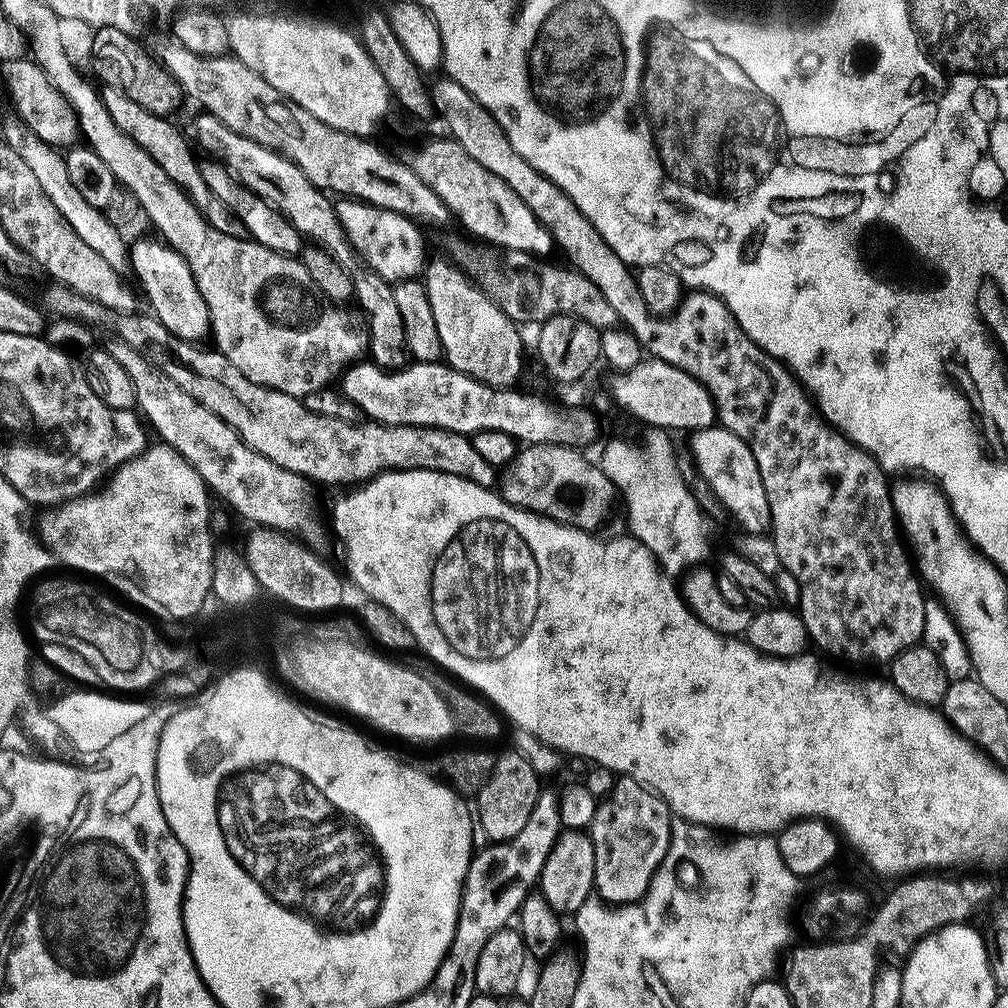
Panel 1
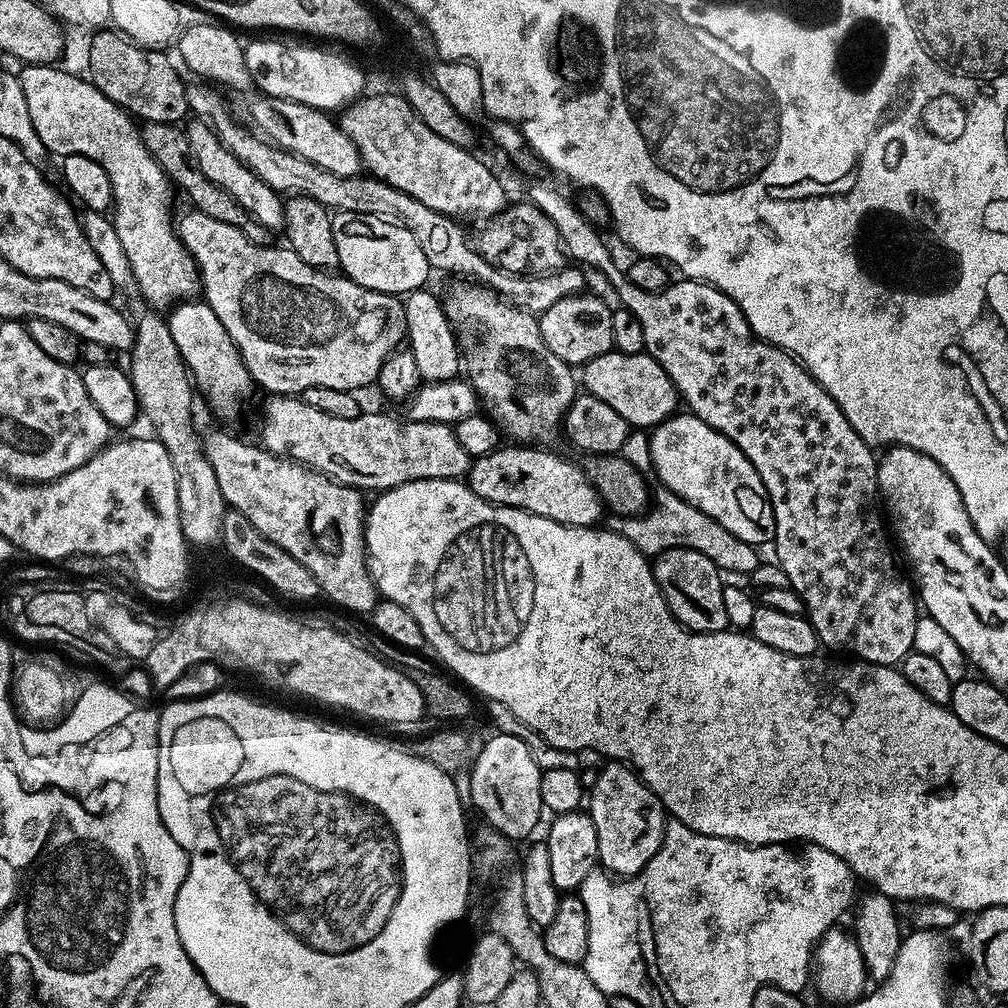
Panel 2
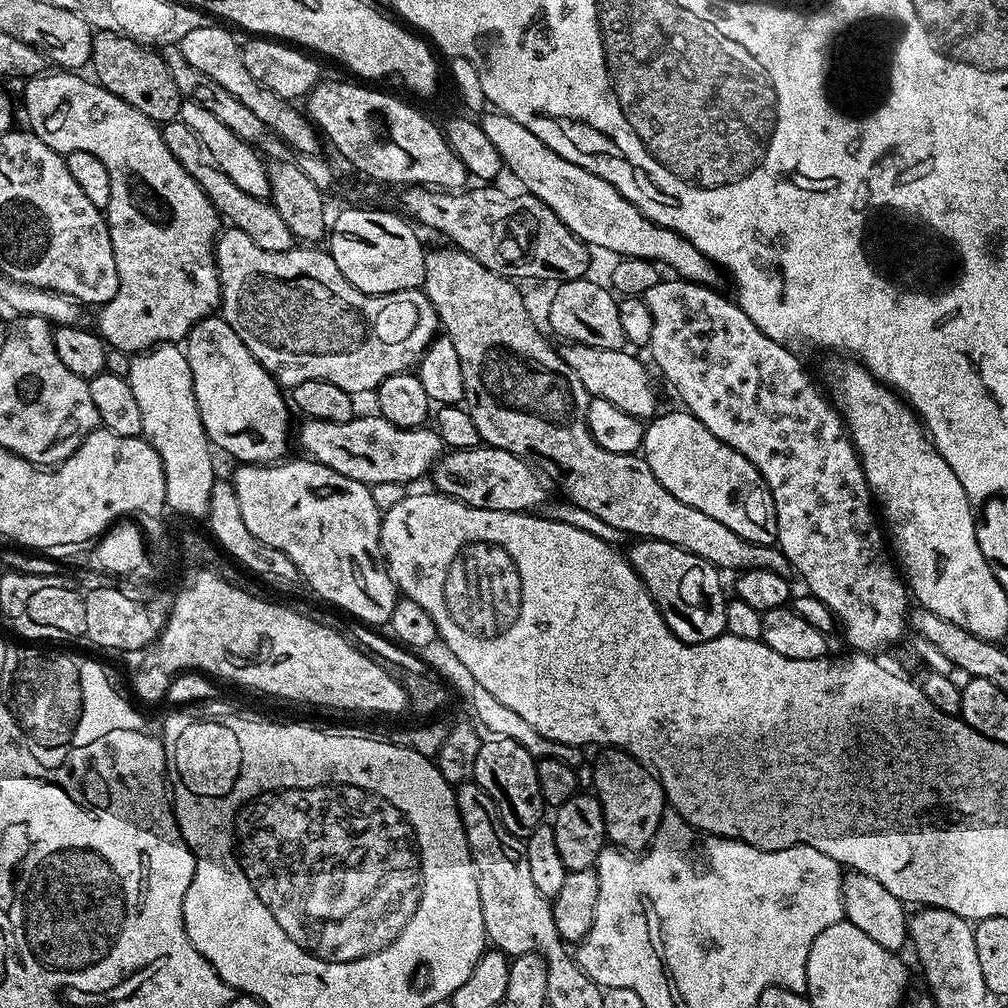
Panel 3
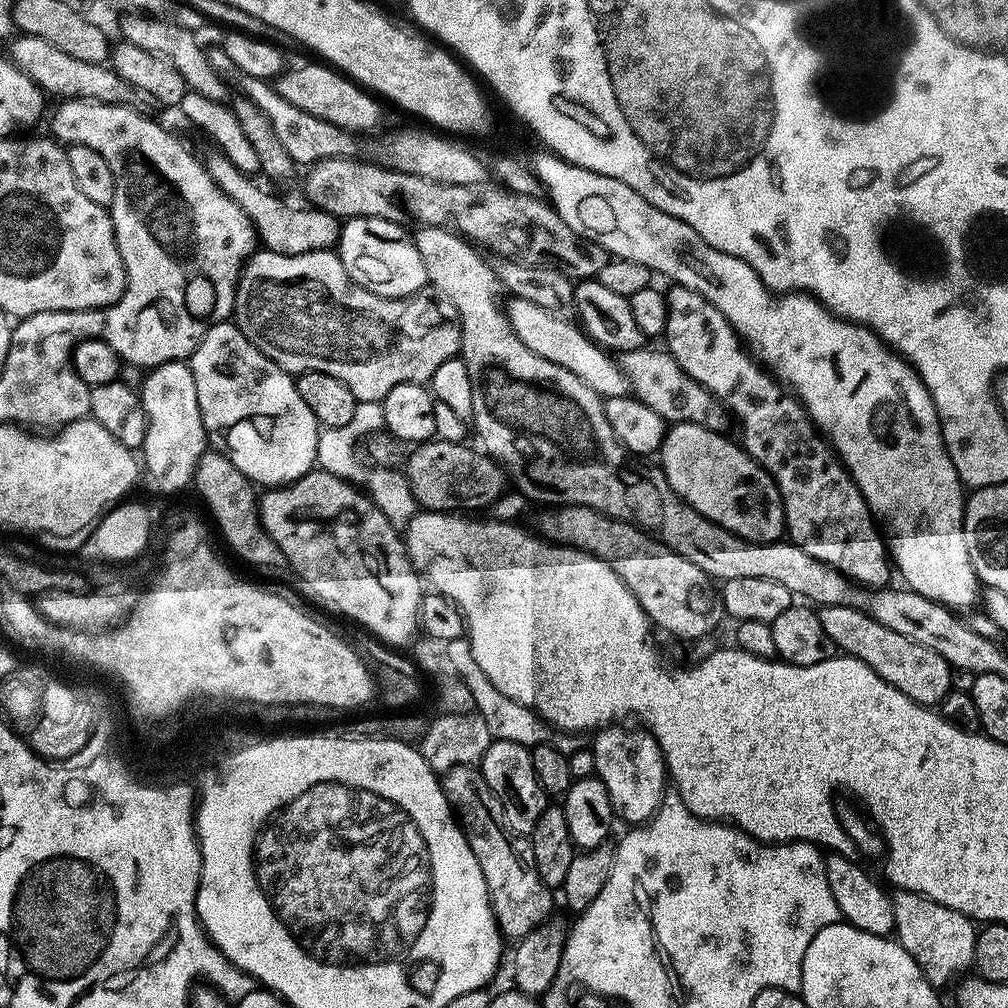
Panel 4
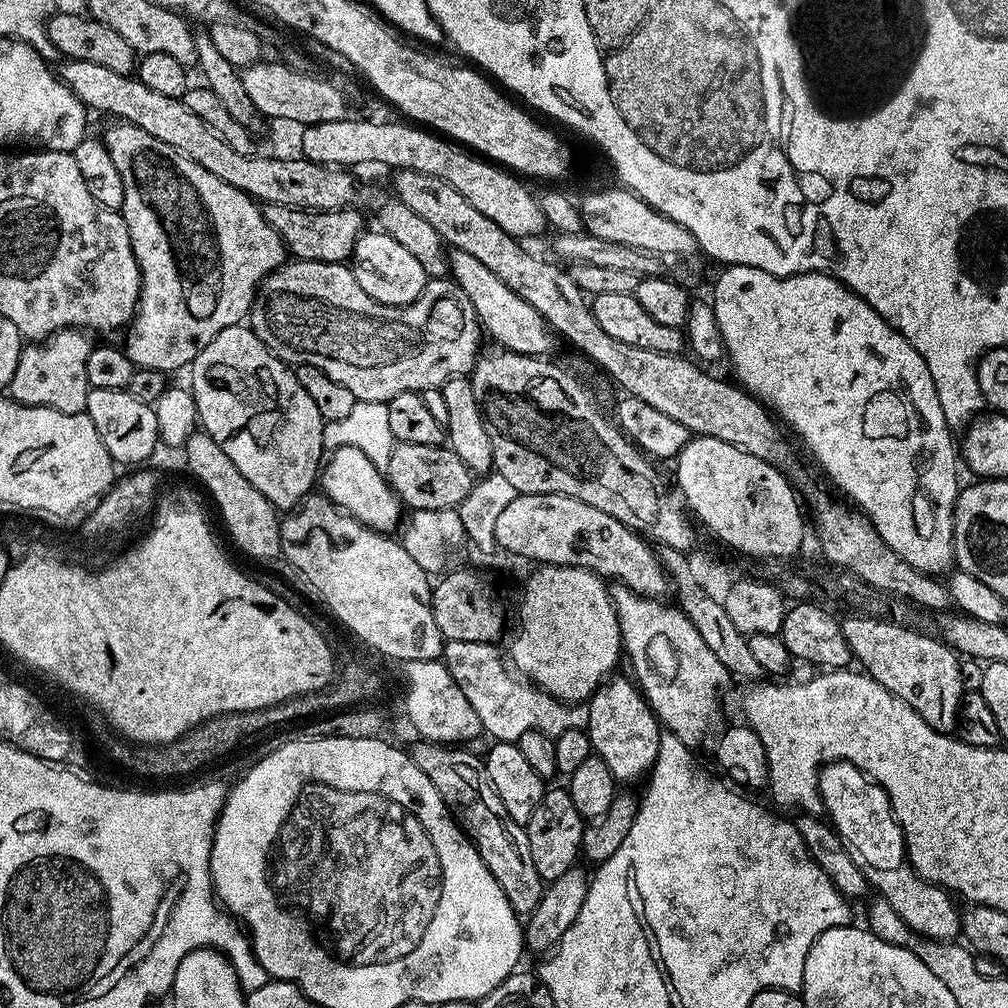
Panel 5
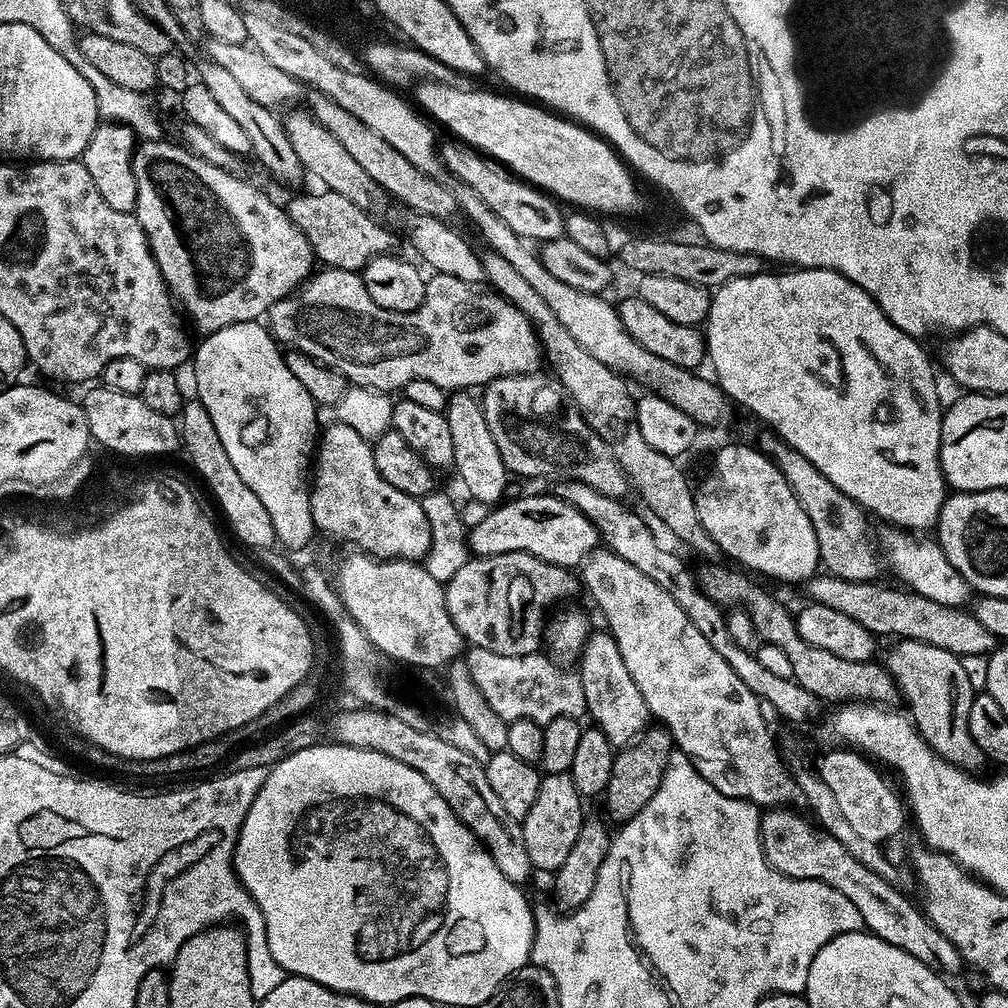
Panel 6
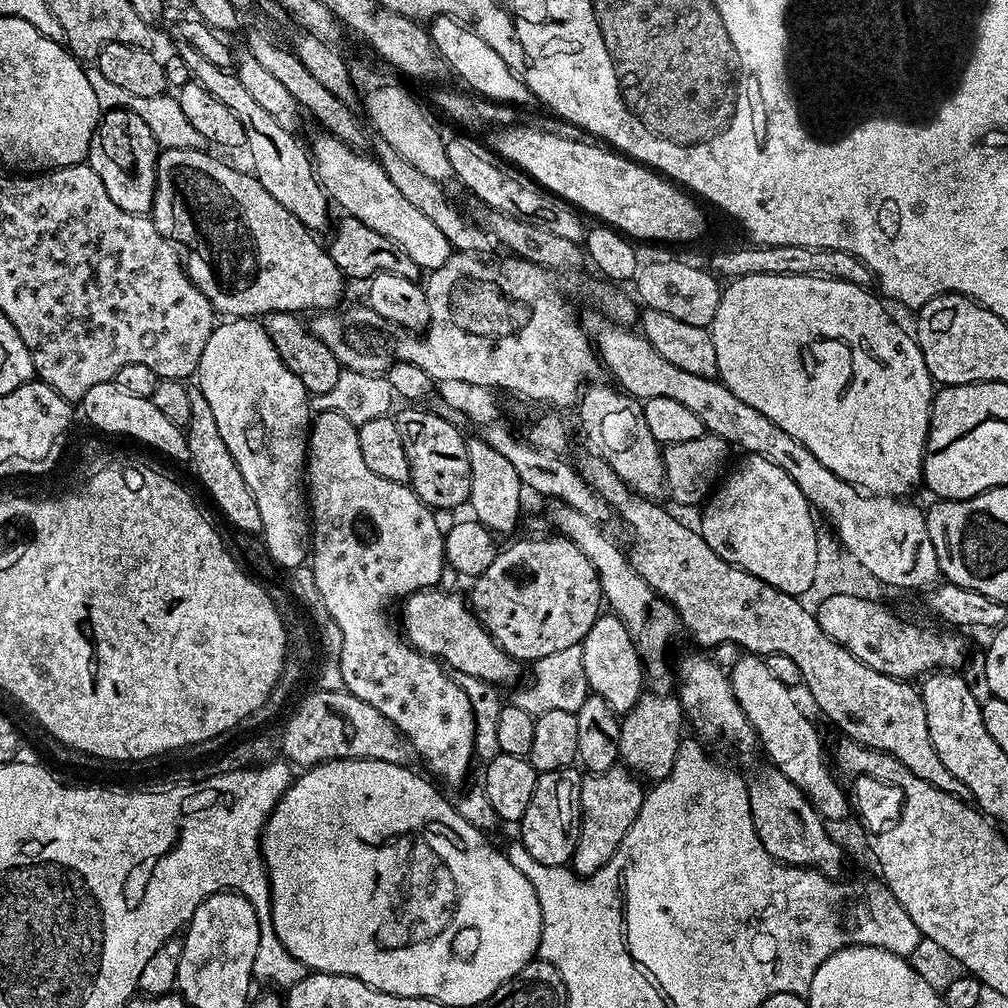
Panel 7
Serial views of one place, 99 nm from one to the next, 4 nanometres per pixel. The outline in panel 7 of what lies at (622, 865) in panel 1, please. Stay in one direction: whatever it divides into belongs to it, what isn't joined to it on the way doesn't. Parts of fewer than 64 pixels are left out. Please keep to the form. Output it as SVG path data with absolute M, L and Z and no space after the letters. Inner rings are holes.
M601 614L594 626L590 626L590 634L586 634L580 645L586 682L589 683L591 691L602 697L606 706L613 708L616 713L629 712L638 702L638 698L645 695L646 670L626 626L615 614Z

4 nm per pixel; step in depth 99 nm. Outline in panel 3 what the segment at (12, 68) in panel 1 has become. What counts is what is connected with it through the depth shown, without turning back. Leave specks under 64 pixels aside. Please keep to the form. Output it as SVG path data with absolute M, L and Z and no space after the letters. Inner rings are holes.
M72 70L52 71L56 72L50 73L51 71L49 71L47 74L33 76L23 81L24 112L28 115L27 127L35 136L42 138L42 142L46 142L46 146L50 146L58 153L85 152L86 154L94 154L94 158L98 158L102 162L102 166L106 166L106 174L110 174L110 202L106 209L106 219L108 233L112 239L114 262L118 266L120 285L118 286L118 294L114 294L112 301L97 311L100 313L96 316L96 324L94 323L95 331L105 344L129 354L141 353L155 345L183 341L199 320L213 315L220 307L220 272L216 269L215 247L218 233L222 228L222 217L216 212L216 207L210 202L210 198L202 190L202 186L198 186L198 182L194 182L194 178L186 172L178 162L178 158L174 158L174 154L170 154L170 146L166 146L164 133L156 122L138 108L128 104L122 98L116 97L114 93L97 83L95 79L89 78L87 80L86 77L80 76L84 74L77 74Z

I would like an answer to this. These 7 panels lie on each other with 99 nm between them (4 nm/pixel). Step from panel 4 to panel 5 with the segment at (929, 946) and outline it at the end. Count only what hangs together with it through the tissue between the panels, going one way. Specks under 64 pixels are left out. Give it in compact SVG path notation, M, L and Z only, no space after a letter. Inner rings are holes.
M903 864L895 869L879 869L871 866L864 871L869 885L883 899L886 899L890 906L894 906L894 914L910 926L912 932L917 932L919 936L925 936L927 940L955 941L962 932L962 914L956 910L957 901L949 894L945 888L939 888L936 884L931 884L921 878L911 865Z

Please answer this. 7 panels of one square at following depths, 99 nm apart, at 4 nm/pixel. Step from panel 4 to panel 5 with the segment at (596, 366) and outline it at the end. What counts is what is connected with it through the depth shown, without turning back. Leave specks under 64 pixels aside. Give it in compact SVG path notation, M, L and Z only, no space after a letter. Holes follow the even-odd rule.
M453 251L450 256L450 276L464 291L466 298L470 298L483 329L487 335L489 332L500 343L497 345L501 349L517 352L523 356L544 358L549 355L554 332L542 314L534 310L530 302L518 298L518 294L514 294L514 290L510 290L510 286L506 286L506 282L502 282L498 274L493 274L486 266L482 266L478 258L473 258L465 252Z

